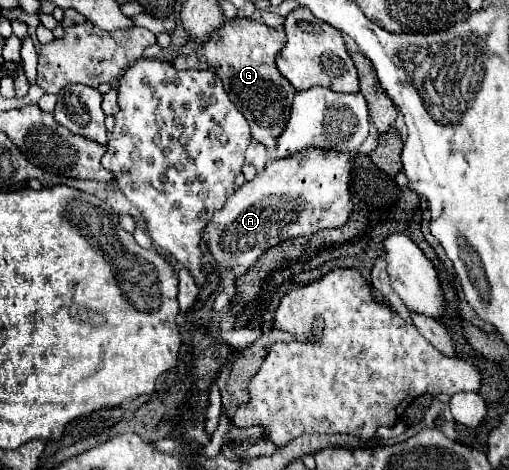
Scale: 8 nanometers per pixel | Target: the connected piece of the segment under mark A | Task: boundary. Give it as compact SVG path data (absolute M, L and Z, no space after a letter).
M318 147L302 149L300 153L282 157L282 159L270 159L266 167L252 179L246 181L242 187L238 187L226 201L226 205L214 213L212 221L204 229L204 237L208 239L206 245L210 253L216 257L218 263L224 267L250 267L256 263L256 259L268 251L270 247L294 239L300 235L312 235L322 229L342 227L350 217L354 203L350 195L350 173L352 173L352 153L340 153L340 151L326 151Z

